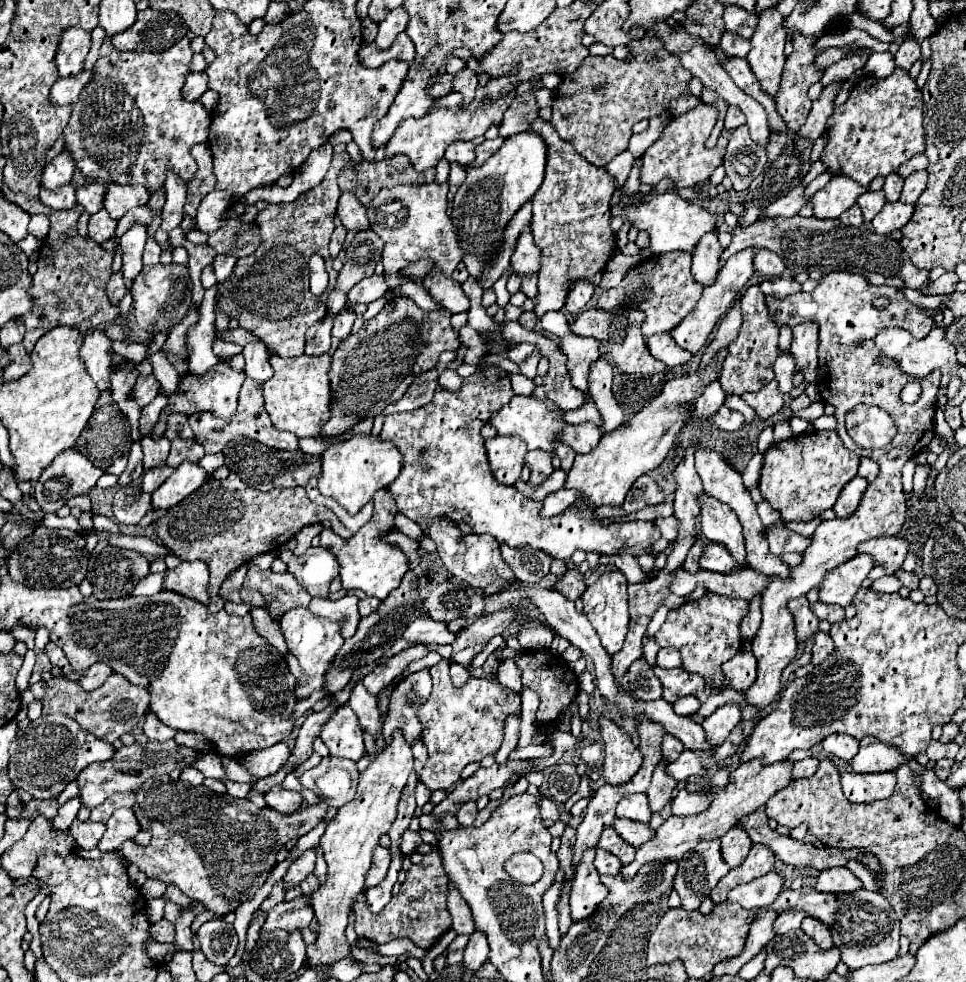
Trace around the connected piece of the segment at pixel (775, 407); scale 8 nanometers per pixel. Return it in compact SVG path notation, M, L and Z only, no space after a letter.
M771 381L757 393L745 393L741 396L745 399L745 403L753 404L753 407L760 407L760 412L763 411L763 420L779 413L779 409L783 407L783 393L779 393L775 381Z

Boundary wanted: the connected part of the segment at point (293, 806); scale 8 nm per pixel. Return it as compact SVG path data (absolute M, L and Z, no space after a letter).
M281 785L277 787L271 787L267 793L265 793L265 801L271 809L279 811L279 813L293 813L301 807L303 803L303 797L295 791L287 791L283 789Z

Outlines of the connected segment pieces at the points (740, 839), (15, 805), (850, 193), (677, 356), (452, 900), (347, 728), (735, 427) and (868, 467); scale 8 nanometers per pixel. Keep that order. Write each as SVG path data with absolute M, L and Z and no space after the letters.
M739 827L729 829L721 837L721 855L723 855L723 861L731 869L739 867L745 861L747 853L749 853L749 847L751 847L751 841L749 841L747 833L743 833L743 829L739 829Z
M15 789L11 793L11 797L7 797L5 807L7 807L9 819L33 819L37 815L45 815L45 817L53 819L55 813L57 813L55 799L39 801L31 795L27 795L23 789Z
M833 175L821 191L815 193L813 201L813 215L819 219L837 219L847 207L855 205L857 197L867 191L865 185L859 185L847 175Z
M661 333L661 335L653 335L647 339L647 347L651 351L653 357L657 357L659 361L663 361L667 367L675 367L675 365L683 365L691 359L691 353L681 349L673 337L669 333Z
M449 883L449 897L447 897L447 909L451 913L451 919L453 919L453 929L461 935L461 933L467 933L471 935L475 931L475 925L473 925L473 917L471 917L471 909L467 907L467 903L463 901L461 893Z
M349 705L339 707L335 715L325 723L321 739L333 757L347 757L351 761L359 761L365 755L363 731Z
M721 407L721 409L713 415L713 423L715 423L717 429L723 429L723 431L739 431L739 429L743 429L743 425L745 425L745 417L743 417L739 411Z
M863 457L863 459L861 459L859 473L861 473L861 475L867 479L867 481L875 481L875 477L877 477L877 473L879 473L879 465L877 465L873 459Z

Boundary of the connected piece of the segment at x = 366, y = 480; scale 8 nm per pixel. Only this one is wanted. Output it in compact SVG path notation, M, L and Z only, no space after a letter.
M353 435L349 441L329 447L321 455L321 477L319 493L333 497L347 513L355 515L365 503L371 501L373 493L389 487L403 467L403 453L379 435Z

